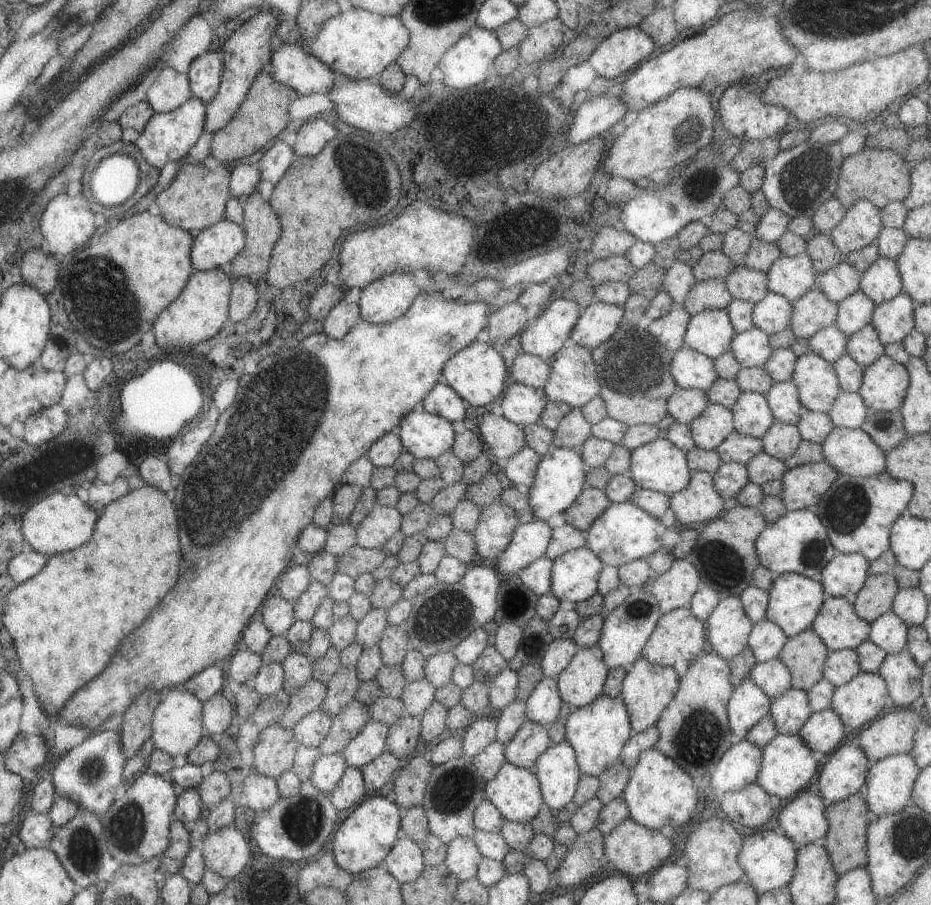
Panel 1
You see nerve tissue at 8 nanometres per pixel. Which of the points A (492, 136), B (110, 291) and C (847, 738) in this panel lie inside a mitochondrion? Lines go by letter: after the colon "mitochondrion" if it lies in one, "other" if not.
A: mitochondrion
B: mitochondrion
C: other

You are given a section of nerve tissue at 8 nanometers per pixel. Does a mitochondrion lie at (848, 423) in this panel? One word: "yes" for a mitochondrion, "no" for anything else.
no

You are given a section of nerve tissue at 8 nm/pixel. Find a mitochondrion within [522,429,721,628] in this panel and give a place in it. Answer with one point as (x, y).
(636, 609)

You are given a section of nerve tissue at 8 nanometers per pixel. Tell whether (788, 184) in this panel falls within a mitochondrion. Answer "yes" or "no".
yes

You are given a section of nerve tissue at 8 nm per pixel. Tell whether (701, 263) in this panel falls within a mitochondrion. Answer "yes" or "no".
no

